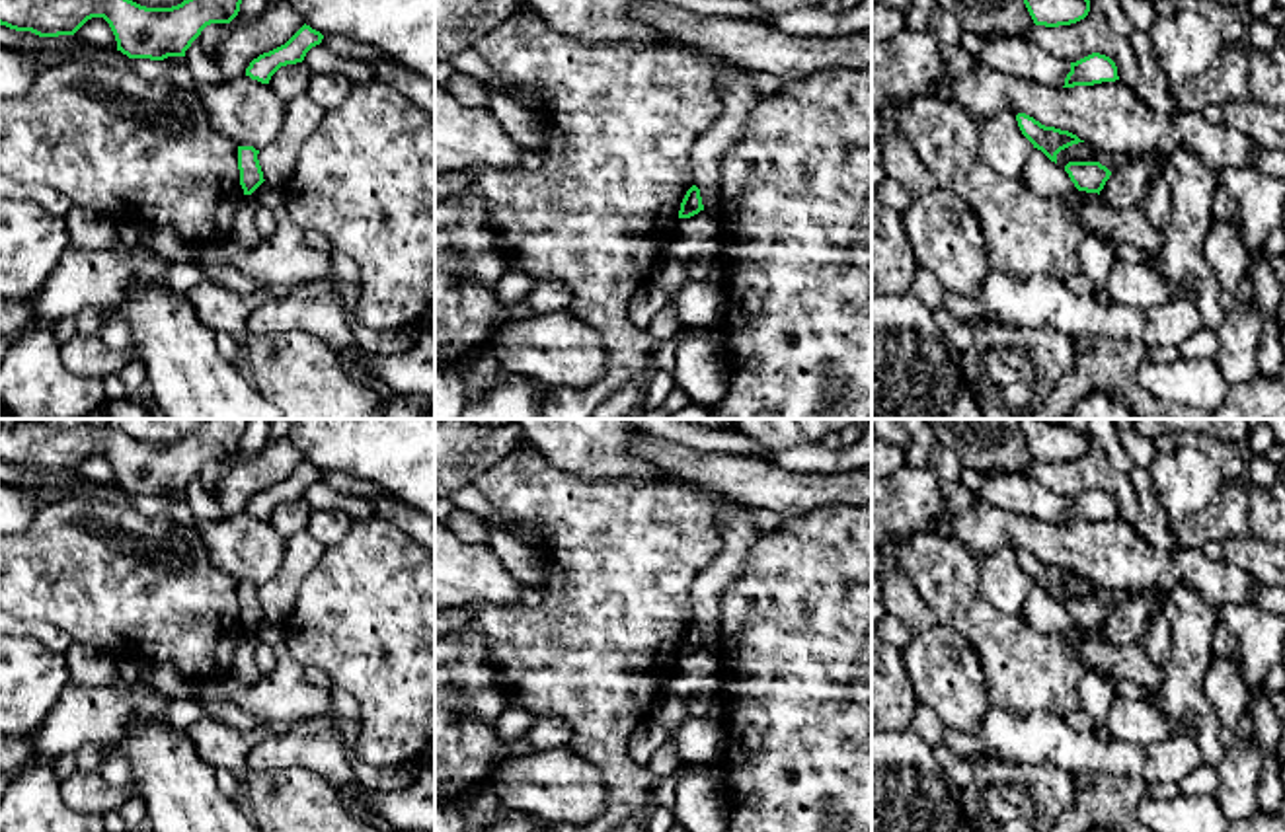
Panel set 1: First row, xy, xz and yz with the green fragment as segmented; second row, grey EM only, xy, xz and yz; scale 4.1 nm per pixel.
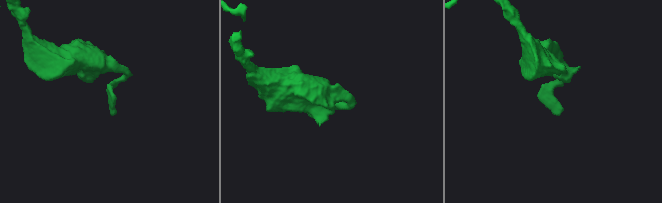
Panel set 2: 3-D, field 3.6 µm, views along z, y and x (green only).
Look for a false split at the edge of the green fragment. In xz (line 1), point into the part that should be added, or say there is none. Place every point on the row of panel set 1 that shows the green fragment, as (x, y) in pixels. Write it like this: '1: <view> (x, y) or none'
1: none

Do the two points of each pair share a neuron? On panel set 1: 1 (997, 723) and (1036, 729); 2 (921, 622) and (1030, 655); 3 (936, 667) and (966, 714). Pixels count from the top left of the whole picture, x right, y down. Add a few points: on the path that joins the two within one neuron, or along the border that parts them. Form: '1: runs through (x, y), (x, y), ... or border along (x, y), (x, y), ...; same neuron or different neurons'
1: runs through (1007, 729), (1026, 729); same neuron
2: border along (911, 583), (938, 622); different neurons
3: runs through (946, 679), (960, 702); same neuron

